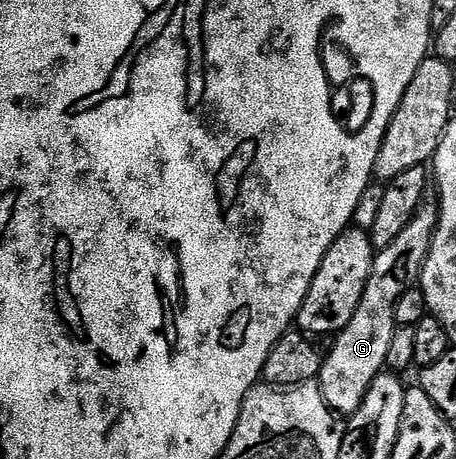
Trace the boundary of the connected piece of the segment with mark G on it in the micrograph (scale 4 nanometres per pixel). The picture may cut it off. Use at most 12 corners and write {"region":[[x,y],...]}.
{"region":[[428,188],[409,228],[378,251],[353,320],[317,379],[336,415],[361,408],[395,342],[411,258],[439,225]]}

